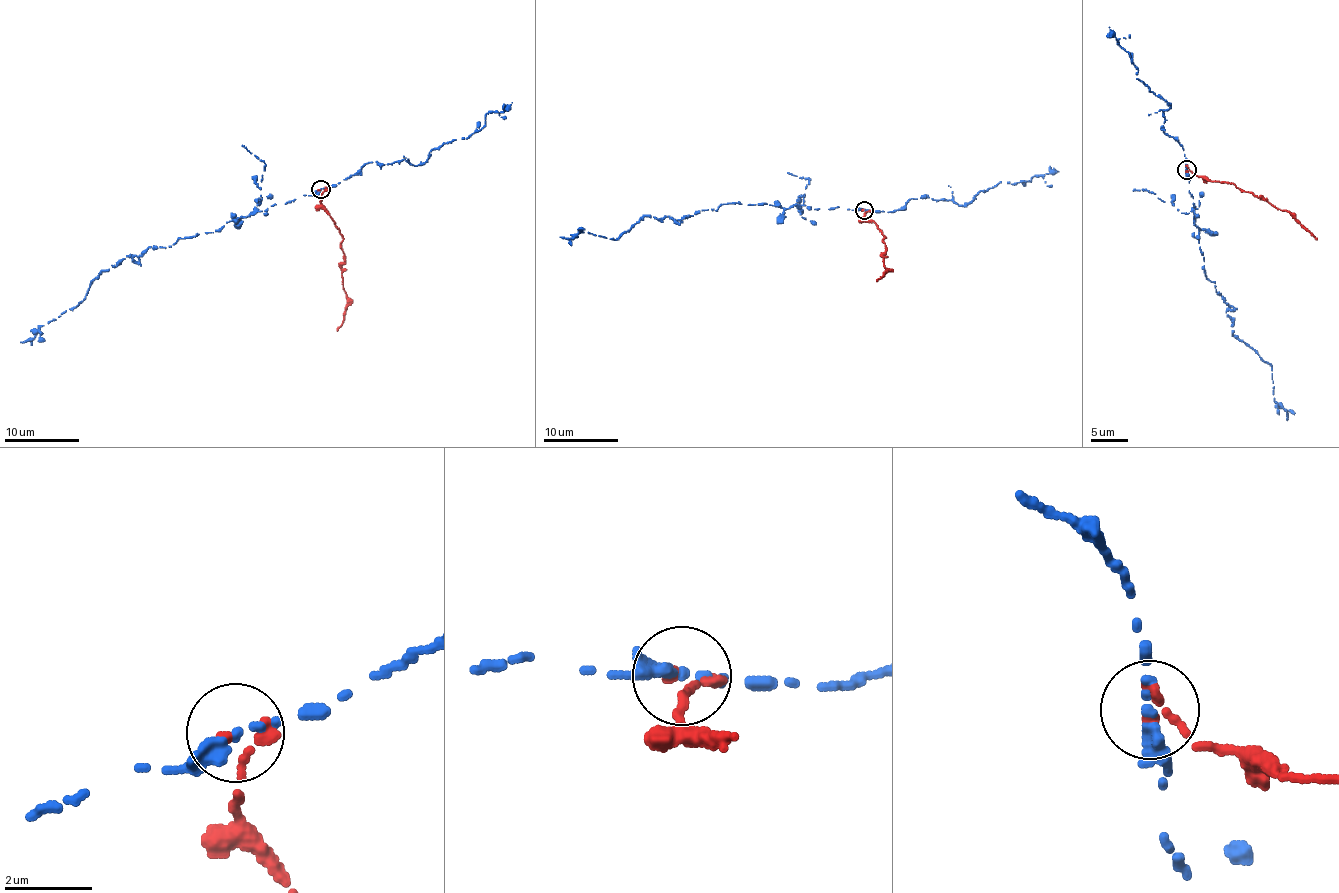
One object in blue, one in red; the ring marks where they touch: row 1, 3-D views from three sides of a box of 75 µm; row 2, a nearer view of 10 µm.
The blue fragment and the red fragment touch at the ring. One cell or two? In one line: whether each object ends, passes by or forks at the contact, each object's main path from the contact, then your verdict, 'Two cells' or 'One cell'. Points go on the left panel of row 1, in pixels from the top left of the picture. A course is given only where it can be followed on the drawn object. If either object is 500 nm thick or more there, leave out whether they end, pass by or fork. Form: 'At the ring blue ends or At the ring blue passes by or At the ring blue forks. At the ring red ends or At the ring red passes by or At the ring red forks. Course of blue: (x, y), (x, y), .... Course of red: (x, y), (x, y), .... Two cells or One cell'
At the ring blue passes by. At the ring red passes by. Course of blue: (320, 189), (232, 219), (212, 233), (127, 257), (103, 269), (74, 308), (31, 340), (20, 341). Course of red: (320, 190), (320, 203), (339, 230), (343, 254), (342, 288), (346, 293), (346, 311), (337, 330). Two cells

